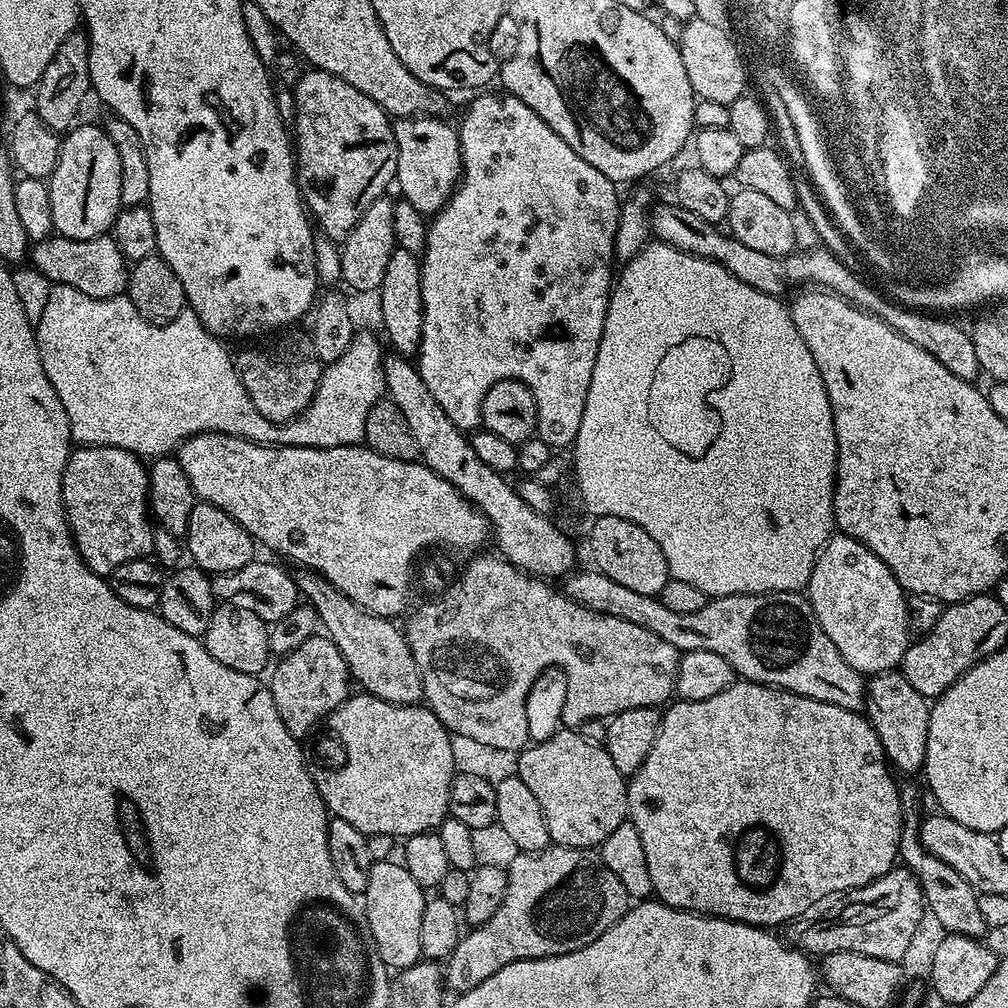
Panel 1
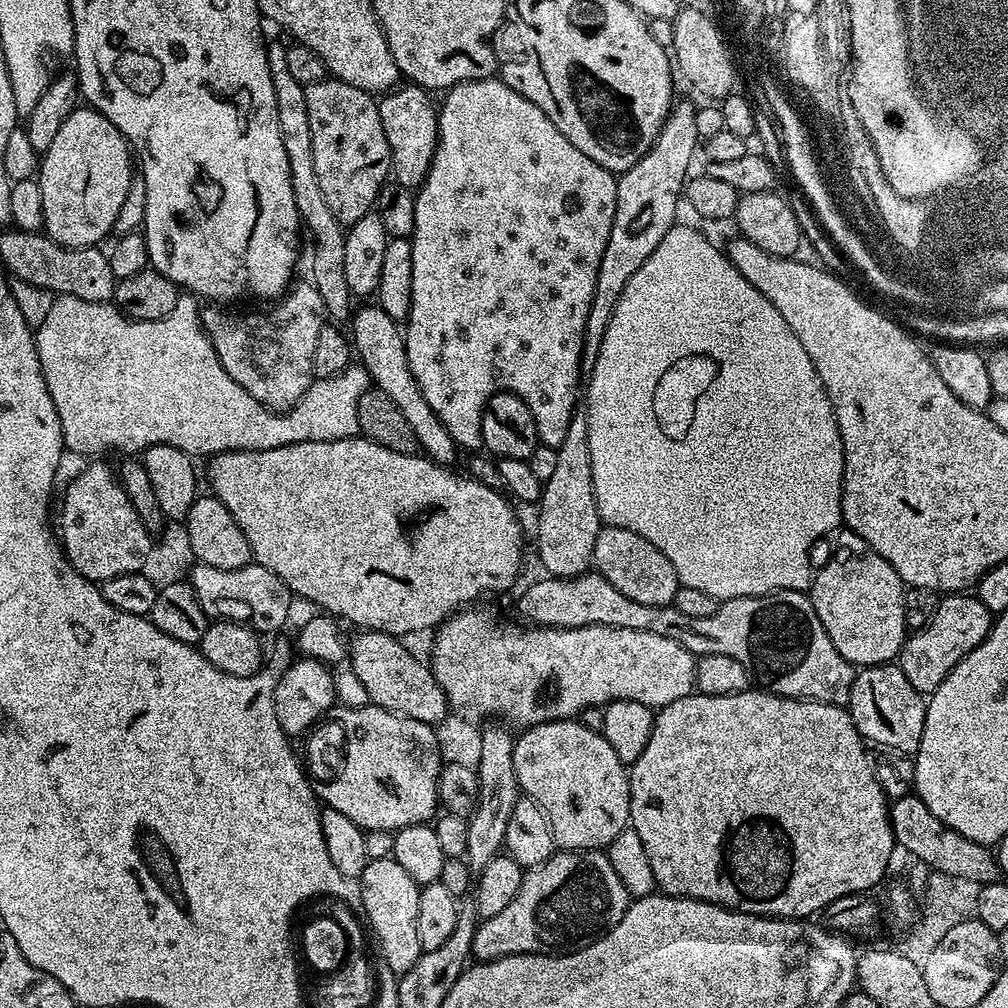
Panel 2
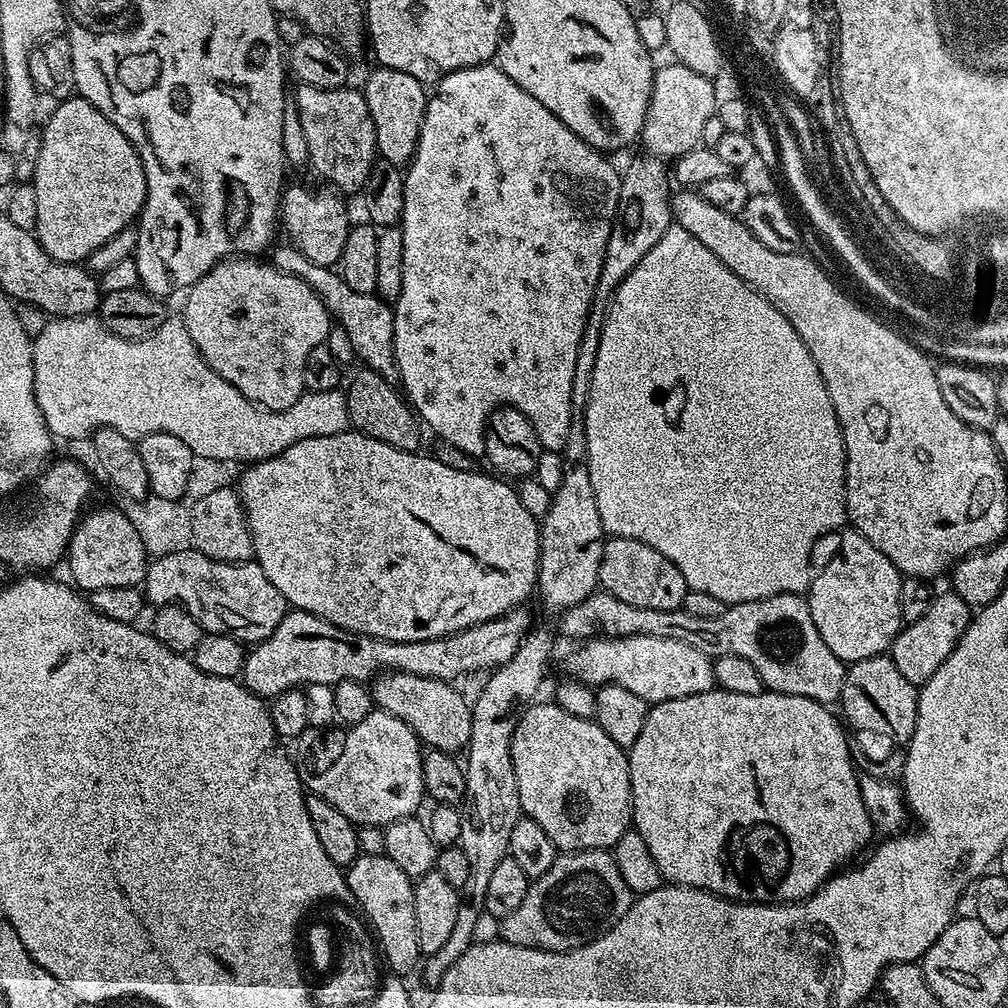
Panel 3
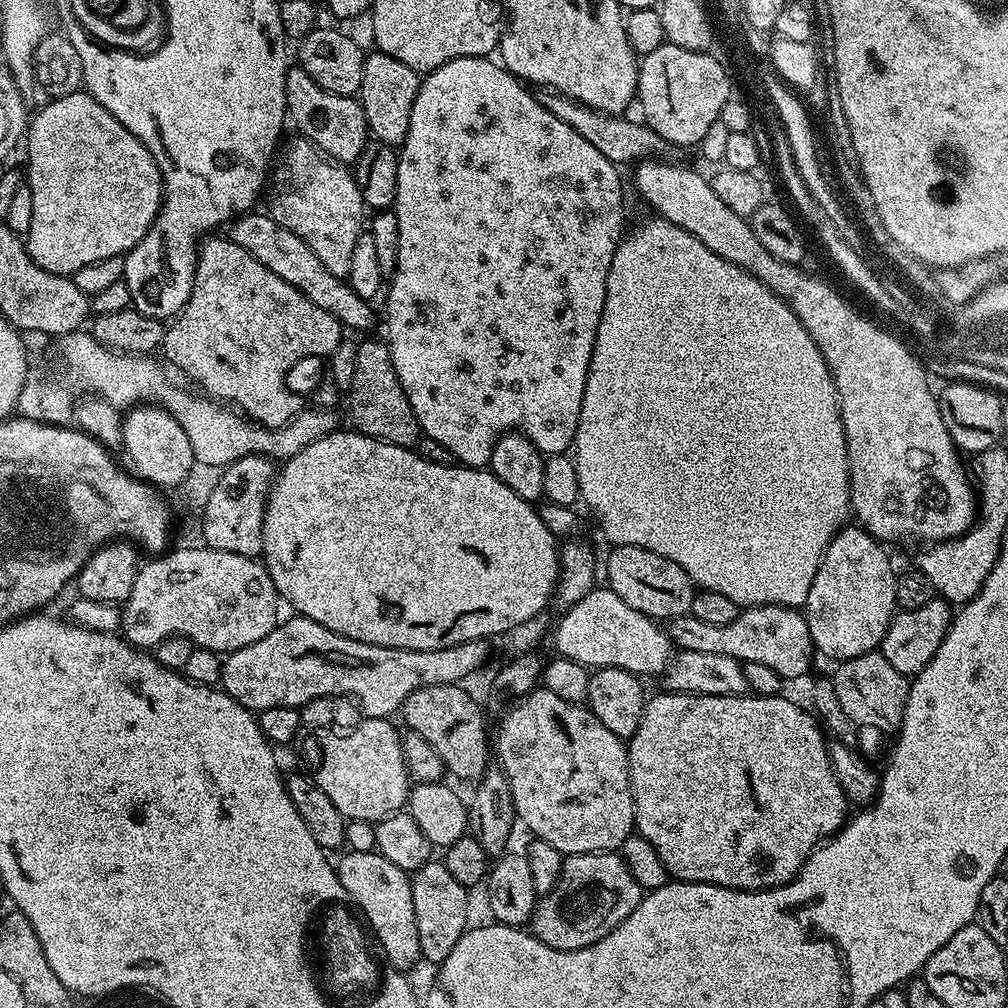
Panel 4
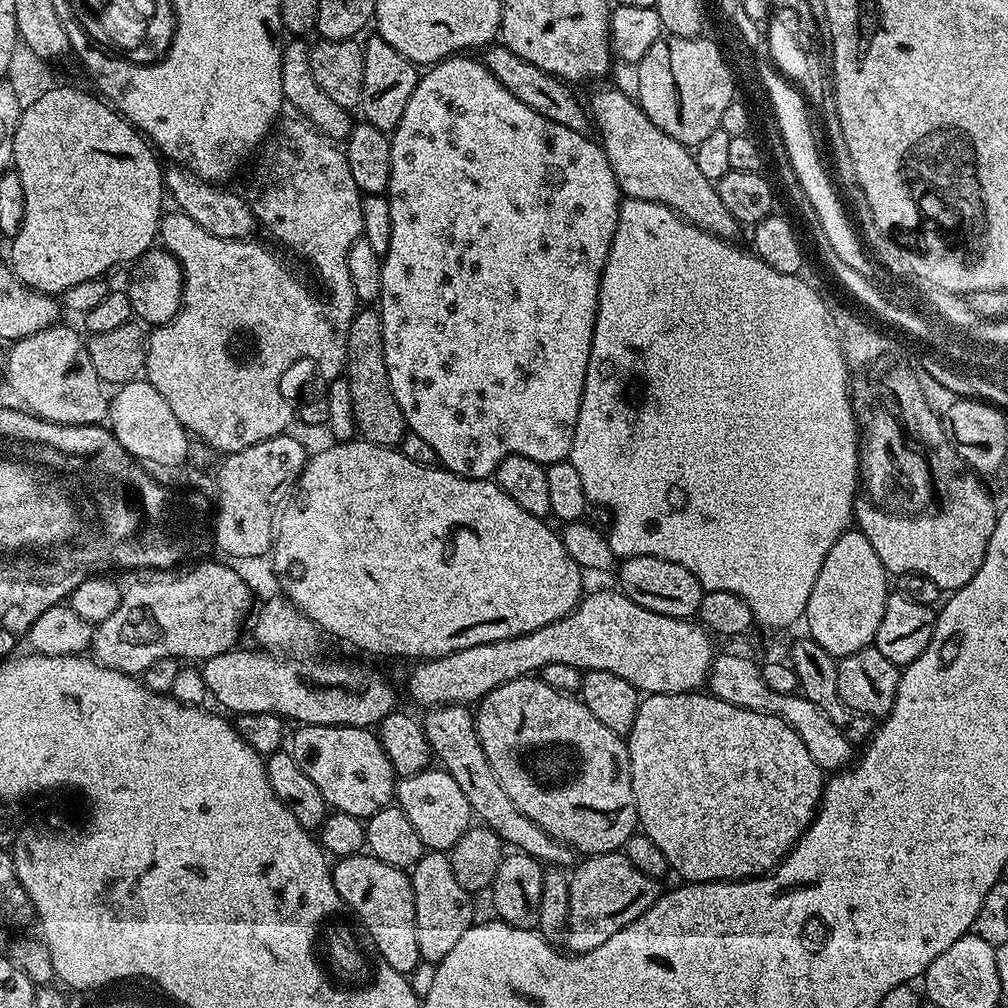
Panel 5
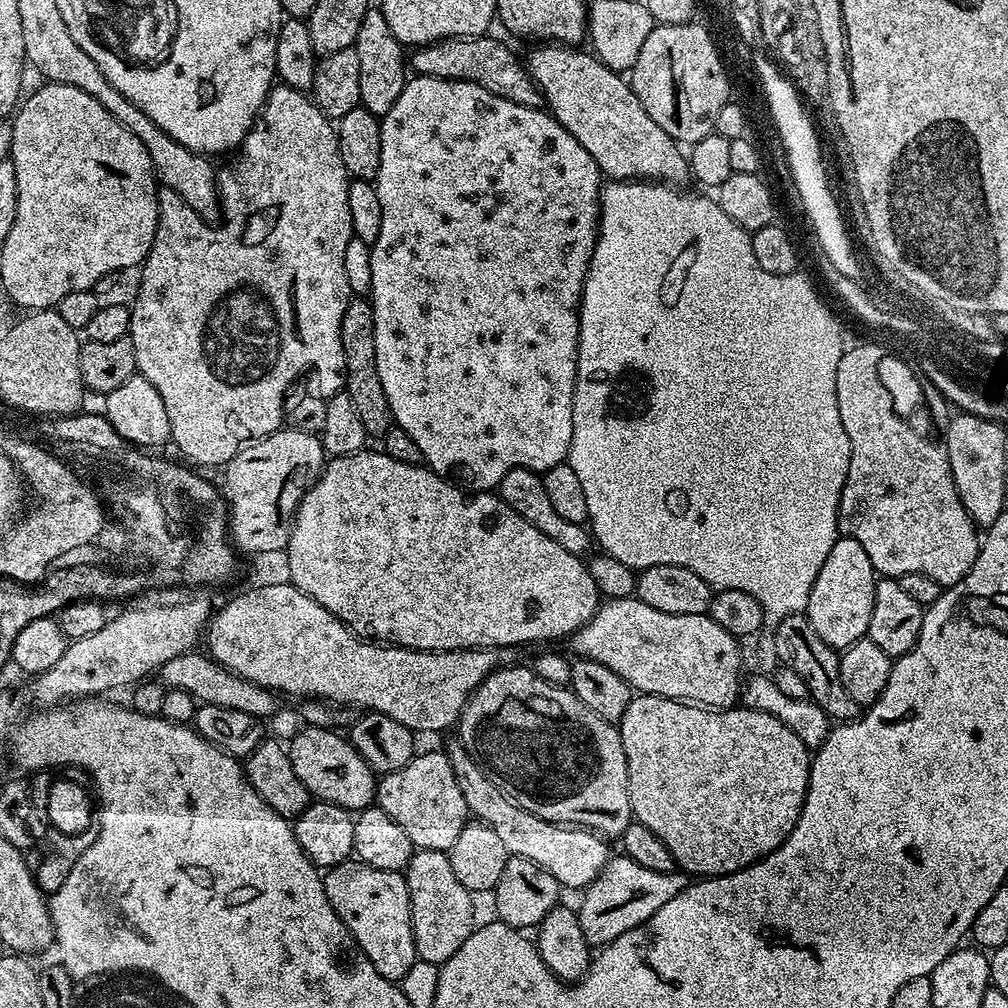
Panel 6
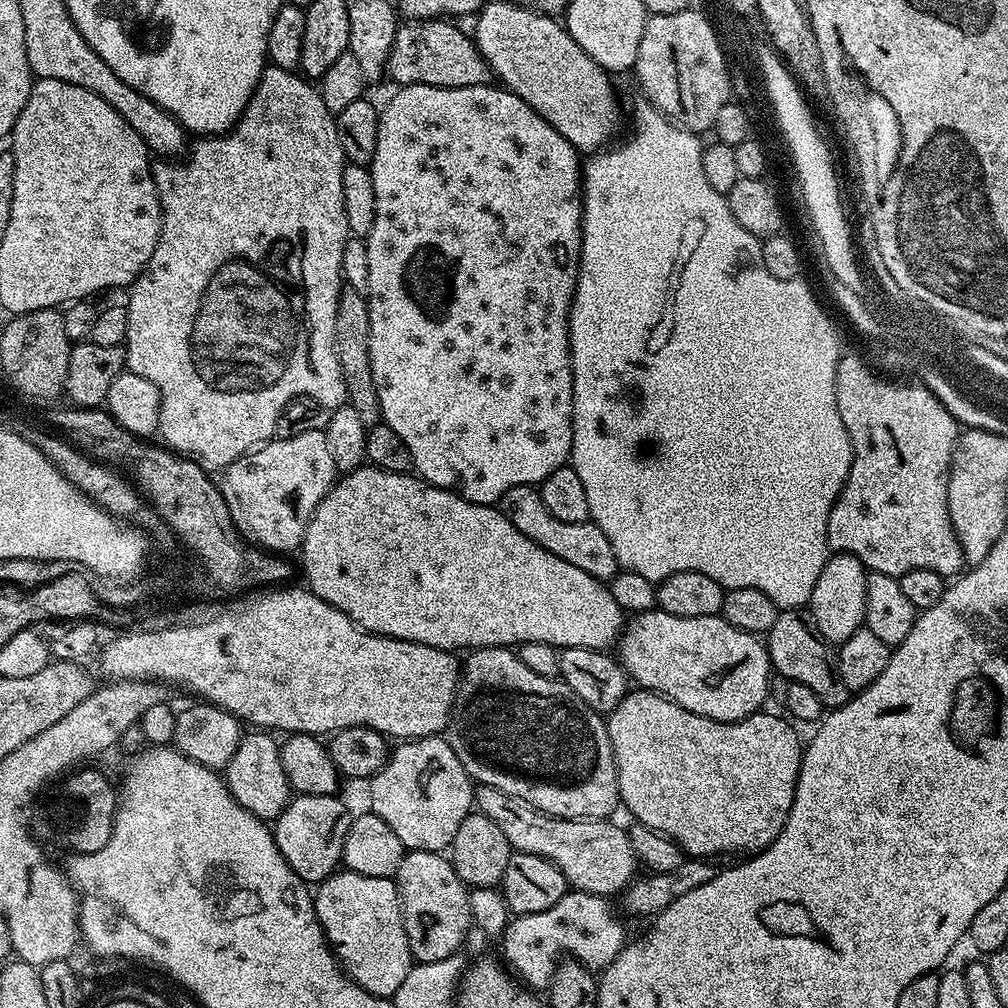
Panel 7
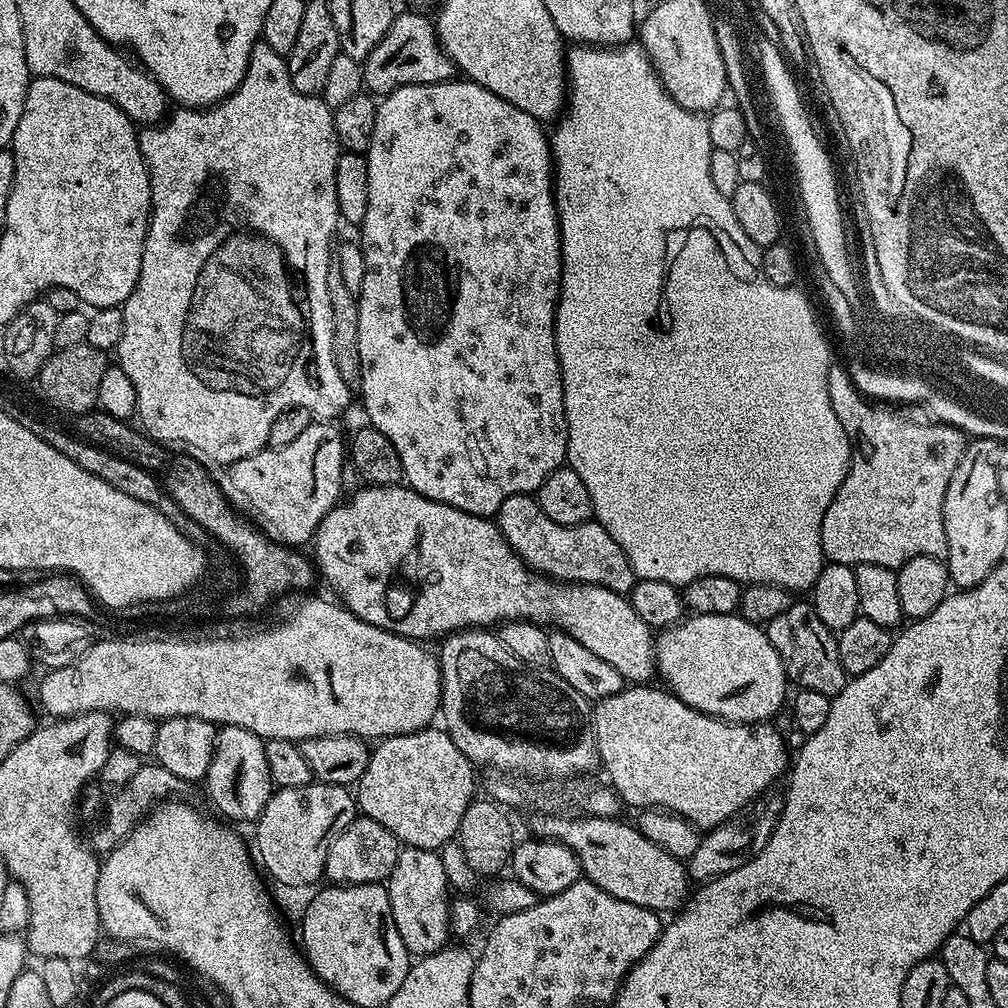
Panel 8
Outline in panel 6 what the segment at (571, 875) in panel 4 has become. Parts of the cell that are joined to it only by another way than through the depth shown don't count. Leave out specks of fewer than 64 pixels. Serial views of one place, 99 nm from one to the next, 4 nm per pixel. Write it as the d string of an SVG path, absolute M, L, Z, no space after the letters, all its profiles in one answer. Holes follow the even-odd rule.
M613 855L598 878L583 889L581 896L584 897L578 903L580 925L586 942L589 946L603 946L630 930L642 928L654 913L674 898L674 894L682 894L689 883L689 877L683 871L646 870L646 866L638 866L638 862L629 856Z

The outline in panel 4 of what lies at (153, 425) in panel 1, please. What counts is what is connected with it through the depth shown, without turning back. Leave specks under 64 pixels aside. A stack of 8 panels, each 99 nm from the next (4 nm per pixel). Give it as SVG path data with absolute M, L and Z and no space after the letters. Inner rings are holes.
M84 330L59 337L58 344L60 349L56 352L56 373L40 396L39 415L49 424L64 426L73 419L72 392L91 394L121 410L128 410L133 406L162 405L176 419L178 426L186 430L186 438L190 438L196 462L220 468L247 456L266 456L283 462L298 454L298 450L306 450L306 446L318 442L323 436L330 435L338 428L335 416L337 413L332 410L301 410L296 417L280 428L266 428L203 394L197 394L195 391L183 392L182 389L168 384L167 378L164 377L165 365L159 359L152 360L156 358L148 354L129 356L122 352L114 352L111 348L102 347Z

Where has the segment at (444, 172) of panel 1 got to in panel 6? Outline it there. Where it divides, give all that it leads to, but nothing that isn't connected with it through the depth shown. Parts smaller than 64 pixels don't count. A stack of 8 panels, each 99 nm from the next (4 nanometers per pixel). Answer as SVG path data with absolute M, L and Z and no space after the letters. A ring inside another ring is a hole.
M372 6L362 18L362 26L358 26L354 47L358 54L358 70L362 74L358 78L358 86L362 90L361 105L370 110L370 114L382 118L390 110L390 106L398 102L398 94L402 94L405 84L410 79L410 72L406 67L406 54L404 58L405 45L401 44L398 38L394 38L394 30L390 30L379 7Z

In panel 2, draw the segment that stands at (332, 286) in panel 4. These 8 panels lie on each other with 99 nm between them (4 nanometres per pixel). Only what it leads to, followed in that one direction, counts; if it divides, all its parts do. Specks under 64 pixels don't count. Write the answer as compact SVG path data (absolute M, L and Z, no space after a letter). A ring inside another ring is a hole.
M379 306L372 308L356 308L350 320L350 343L358 357L359 363L368 372L368 379L375 387L382 390L402 410L406 422L410 422L410 430L414 430L414 438L420 443L419 451L430 460L445 466L455 465L458 446L450 438L446 426L430 410L430 402L422 398L422 390L418 382L414 382L414 374L410 370L410 362L406 358L406 342L401 325L386 310Z

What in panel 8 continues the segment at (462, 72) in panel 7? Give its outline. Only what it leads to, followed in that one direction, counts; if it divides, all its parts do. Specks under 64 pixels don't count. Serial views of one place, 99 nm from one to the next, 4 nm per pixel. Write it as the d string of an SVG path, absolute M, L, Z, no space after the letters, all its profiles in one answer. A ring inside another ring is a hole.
M400 11L393 17L390 30L362 62L364 85L376 96L385 96L408 85L442 84L455 77L456 67L445 54L433 21L416 12Z

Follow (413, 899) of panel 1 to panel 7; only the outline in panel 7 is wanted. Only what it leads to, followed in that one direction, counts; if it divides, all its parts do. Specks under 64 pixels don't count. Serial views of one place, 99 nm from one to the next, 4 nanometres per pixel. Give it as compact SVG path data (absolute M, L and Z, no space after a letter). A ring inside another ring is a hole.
M337 870L315 885L314 899L316 917L322 926L324 937L328 939L328 945L331 946L336 959L346 969L348 979L375 996L395 997L398 986L402 986L414 963L410 942L406 938L395 879L391 876L374 878L370 874Z

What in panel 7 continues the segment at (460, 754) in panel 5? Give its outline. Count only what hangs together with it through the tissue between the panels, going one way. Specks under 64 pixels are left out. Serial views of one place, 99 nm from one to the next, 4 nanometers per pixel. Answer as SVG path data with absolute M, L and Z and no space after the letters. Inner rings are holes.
M483 786L475 789L474 804L486 818L498 822L498 830L506 834L506 842L513 850L546 858L577 892L612 898L615 892L616 895L623 893L637 875L638 859L634 846L630 846L628 833L623 827L611 824L611 819L567 820L548 816L522 802L522 798Z

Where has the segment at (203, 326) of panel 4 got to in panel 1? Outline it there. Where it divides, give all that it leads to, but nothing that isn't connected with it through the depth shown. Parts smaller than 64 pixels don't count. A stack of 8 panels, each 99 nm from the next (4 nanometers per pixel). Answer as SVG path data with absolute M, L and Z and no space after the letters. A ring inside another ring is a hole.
M277 335L269 348L248 348L235 353L234 367L240 373L242 386L250 394L250 402L258 406L258 414L275 424L285 424L303 414L320 385L322 365L312 349L311 335Z

